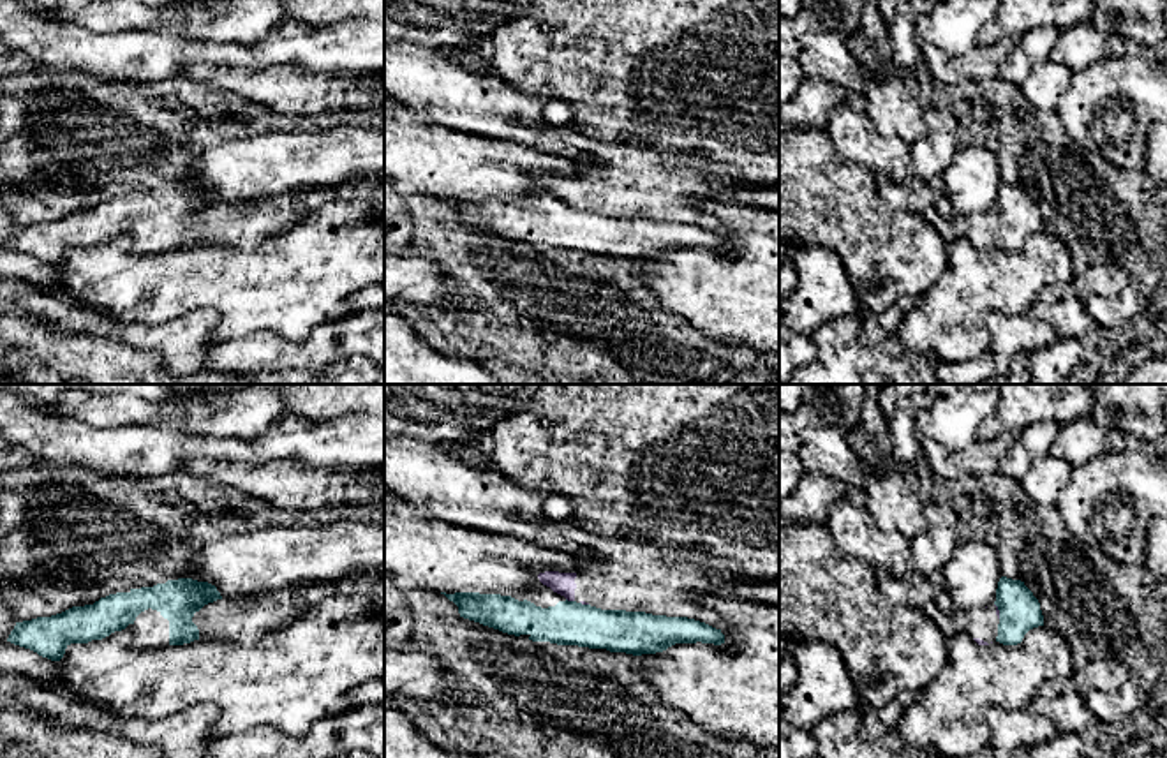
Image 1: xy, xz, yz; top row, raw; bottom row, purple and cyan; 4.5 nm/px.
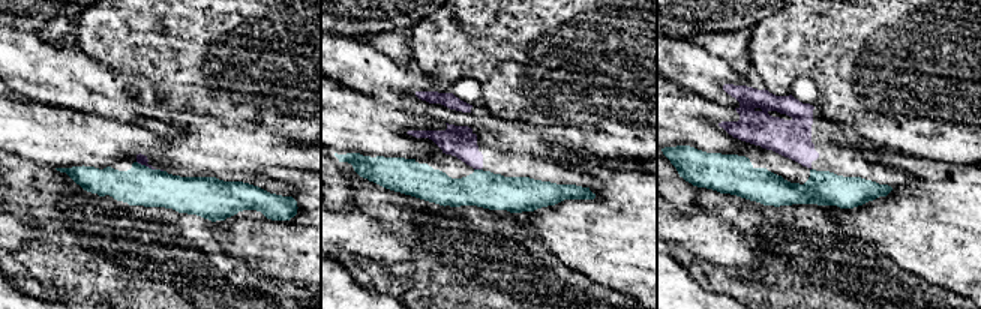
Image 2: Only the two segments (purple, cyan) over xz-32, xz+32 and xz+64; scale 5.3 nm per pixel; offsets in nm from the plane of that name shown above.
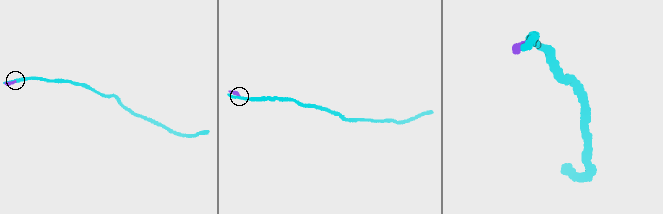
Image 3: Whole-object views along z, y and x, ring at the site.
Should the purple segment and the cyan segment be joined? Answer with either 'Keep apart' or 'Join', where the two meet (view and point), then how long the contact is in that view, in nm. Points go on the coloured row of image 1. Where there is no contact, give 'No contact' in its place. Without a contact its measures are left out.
Keep apart. Touches purple at xz (570, 600). Shared border 40 nm

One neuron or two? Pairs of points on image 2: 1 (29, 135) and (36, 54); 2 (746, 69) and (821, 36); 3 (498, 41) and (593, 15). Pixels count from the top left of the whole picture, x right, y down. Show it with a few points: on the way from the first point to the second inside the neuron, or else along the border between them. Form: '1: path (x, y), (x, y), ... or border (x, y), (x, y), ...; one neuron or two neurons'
1: border (29, 99), (66, 108); two neurons
2: border (752, 30), (750, 65), (753, 71); two neurons
3: path (522, 23), (569, 15); one neuron

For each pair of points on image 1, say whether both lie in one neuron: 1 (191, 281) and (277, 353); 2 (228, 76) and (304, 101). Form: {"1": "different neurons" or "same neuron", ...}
{"1": "different neurons", "2": "same neuron"}

